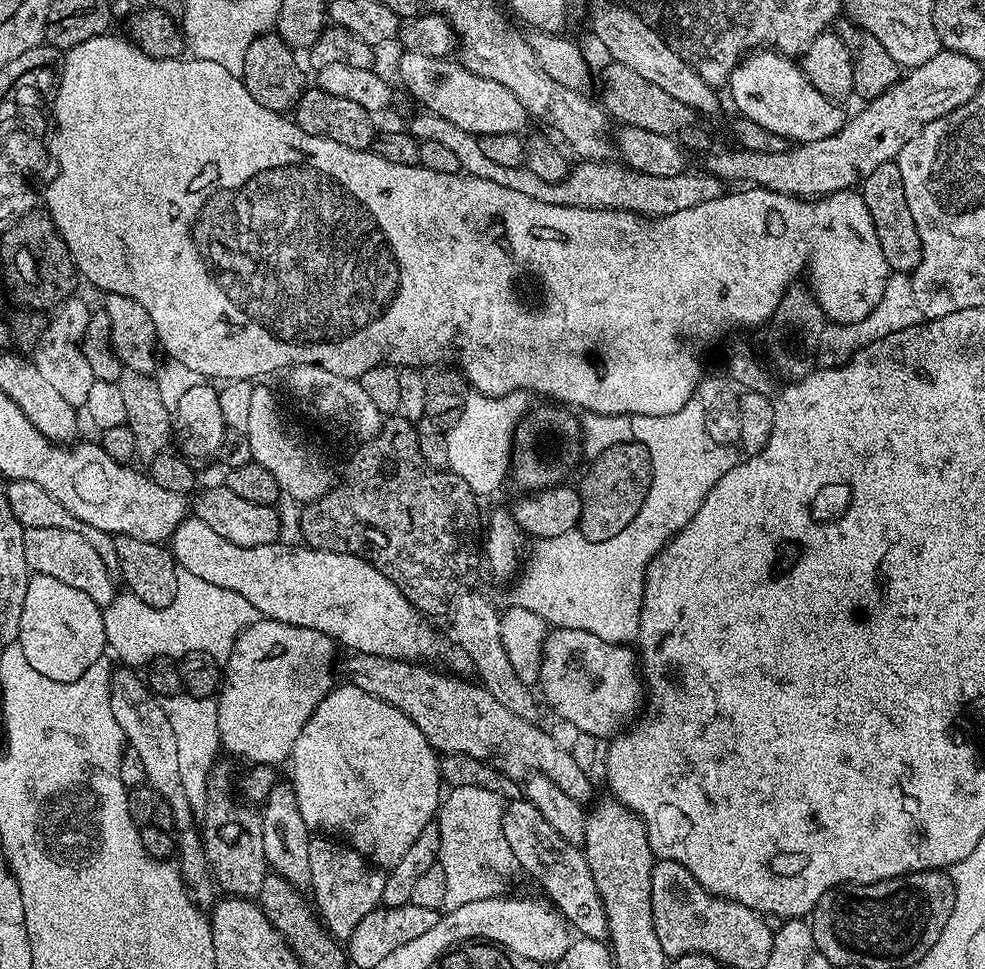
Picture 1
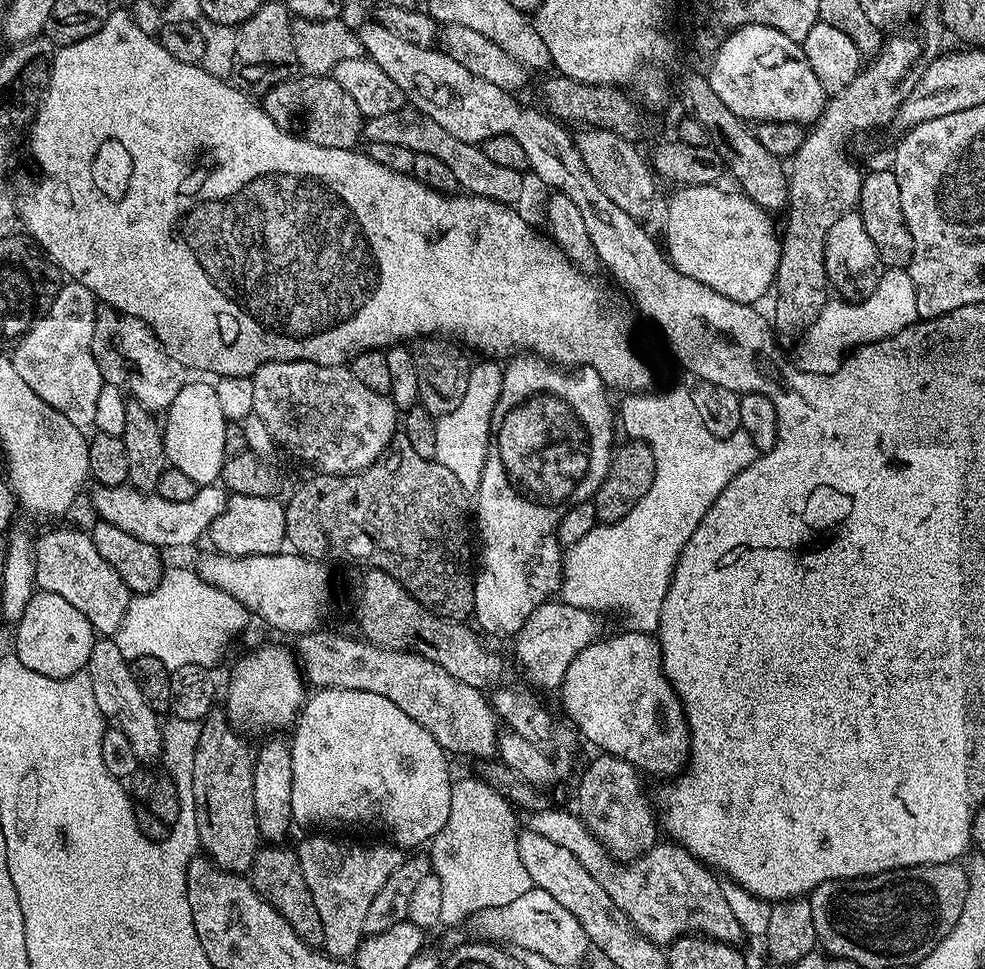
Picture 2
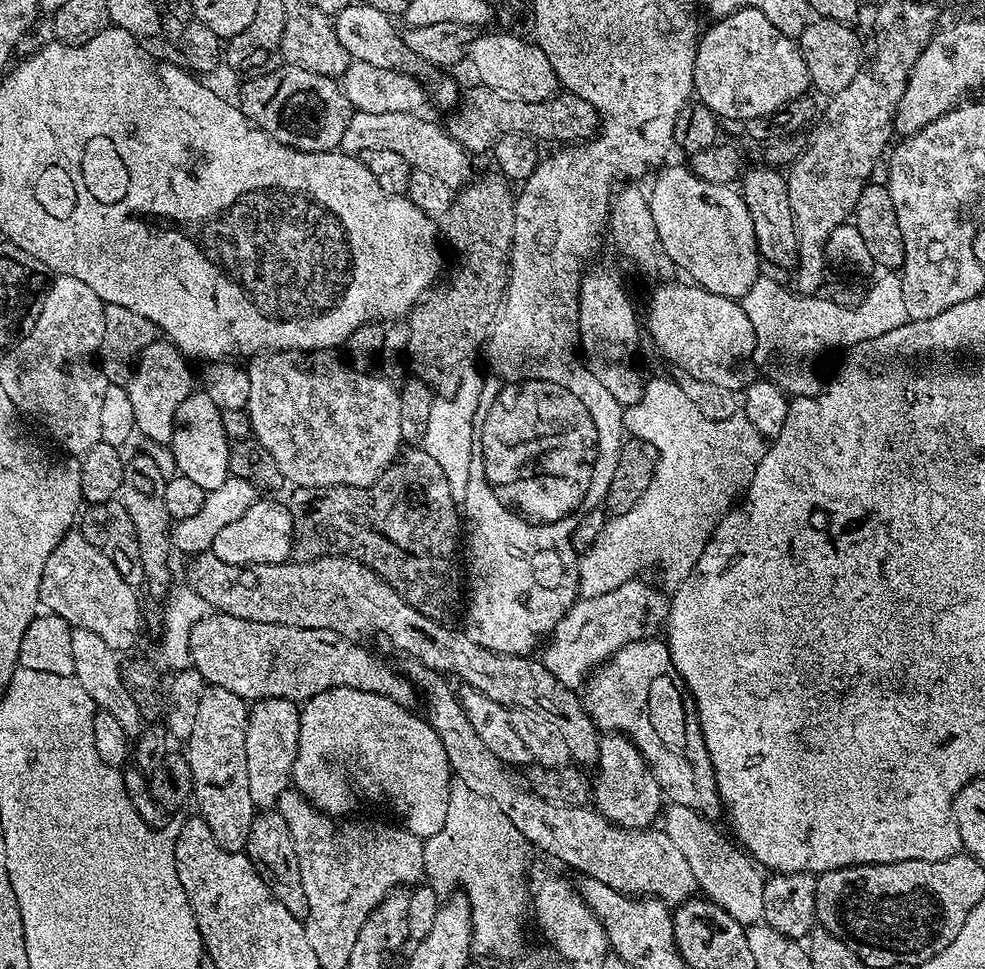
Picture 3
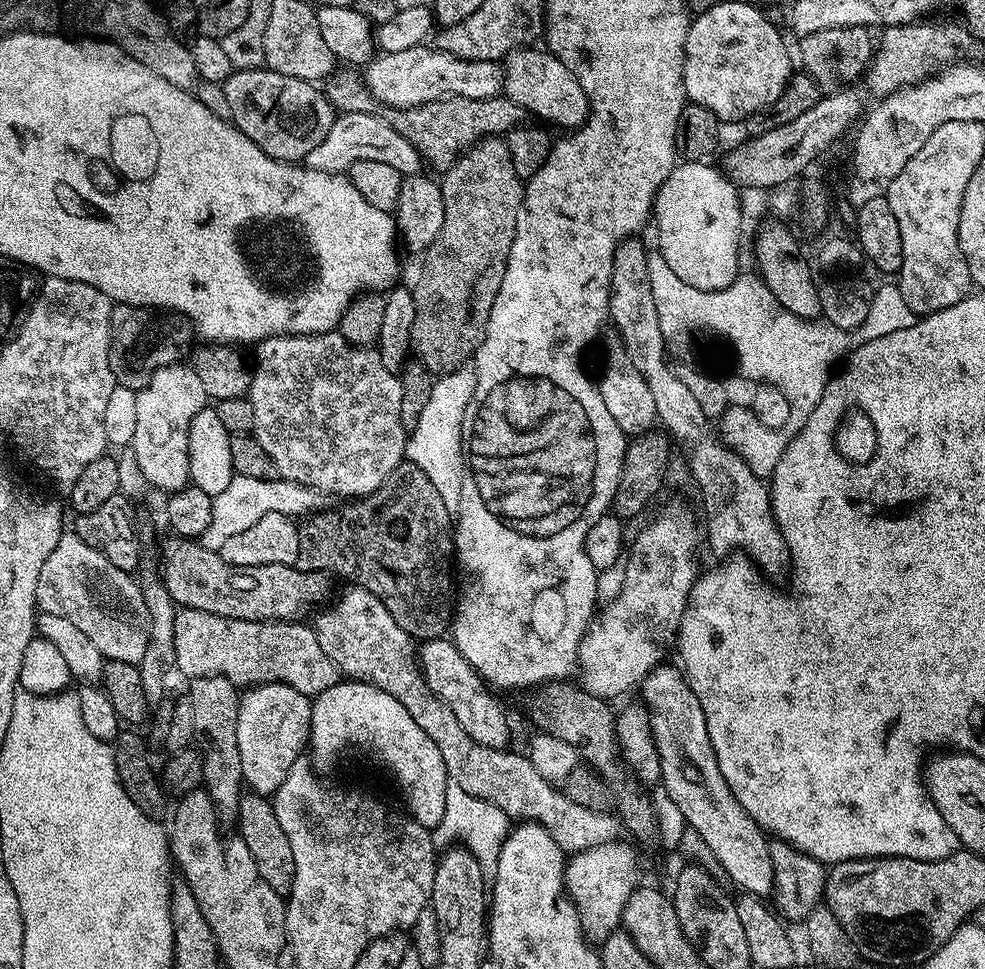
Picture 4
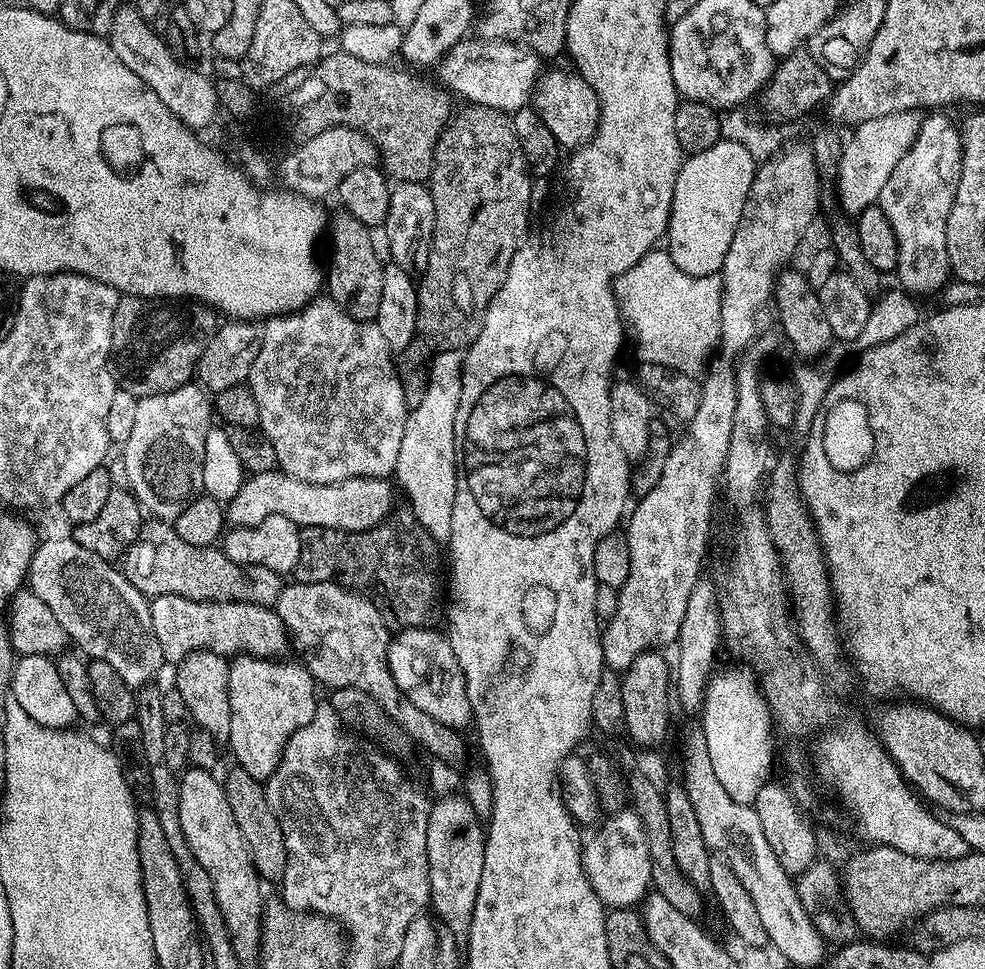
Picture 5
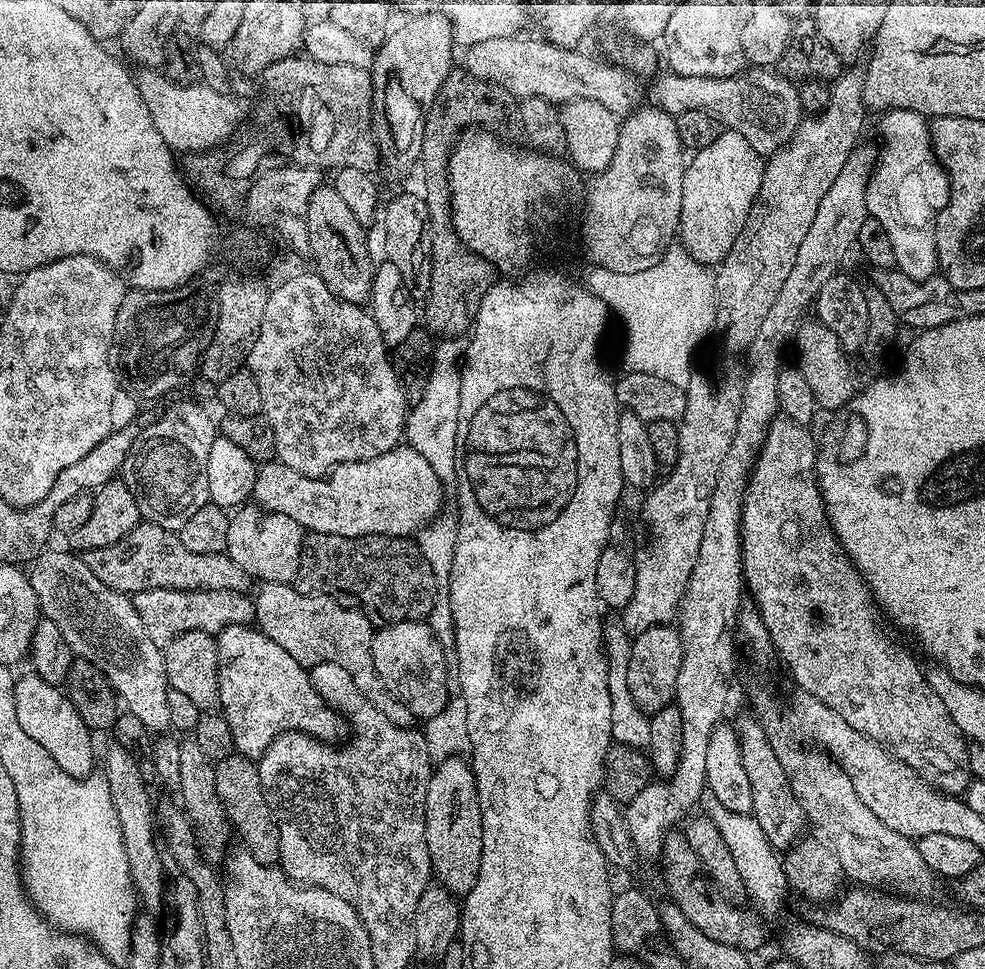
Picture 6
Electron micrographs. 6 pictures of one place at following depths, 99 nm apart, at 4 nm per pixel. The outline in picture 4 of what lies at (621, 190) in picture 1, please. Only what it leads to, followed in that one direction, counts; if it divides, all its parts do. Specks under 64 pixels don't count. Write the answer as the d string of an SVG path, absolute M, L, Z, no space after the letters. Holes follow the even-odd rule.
M340 112L334 126L330 126L330 134L310 150L307 167L323 172L347 173L354 162L386 162L386 166L394 166L401 177L415 176L421 171L422 157L405 136L397 130L391 119L383 120L370 112Z

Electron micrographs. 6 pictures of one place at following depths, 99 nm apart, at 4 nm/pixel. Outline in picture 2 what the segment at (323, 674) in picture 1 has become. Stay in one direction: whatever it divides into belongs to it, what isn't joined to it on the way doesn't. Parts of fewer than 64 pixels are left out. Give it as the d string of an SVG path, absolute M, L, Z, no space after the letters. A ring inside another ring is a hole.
M266 644L256 648L237 662L228 680L228 708L226 715L237 730L249 728L252 732L276 732L279 728L291 729L300 715L306 699L306 681L299 669L297 657L291 647L283 648L278 644Z

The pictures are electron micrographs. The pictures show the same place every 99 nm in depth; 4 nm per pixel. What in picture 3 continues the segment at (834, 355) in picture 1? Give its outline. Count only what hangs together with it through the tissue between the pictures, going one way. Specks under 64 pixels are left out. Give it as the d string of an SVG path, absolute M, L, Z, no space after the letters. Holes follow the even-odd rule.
M892 270L885 271L880 275L884 276L877 278L876 285L874 285L873 288L869 290L869 292L865 291L860 303L856 304L853 308L843 308L842 306L838 306L833 300L827 299L820 294L801 296L793 291L791 287L788 287L789 289L783 288L783 286L780 285L778 281L771 280L771 278L768 277L768 274L760 275L752 289L748 291L747 294L745 294L745 296L742 298L742 303L744 309L746 310L746 314L750 318L750 322L754 322L756 343L761 349L763 349L763 351L764 348L766 351L768 351L768 356L770 359L772 359L772 368L774 371L776 371L776 373L774 373L774 379L776 383L788 393L789 397L795 398L798 396L816 396L822 391L822 380L820 384L820 363L822 363L823 360L831 354L831 352L838 351L837 353L839 353L841 350L853 348L853 346L858 342L866 342L870 338L882 338L882 334L886 334L890 330L898 330L898 326L908 323L909 318L906 314L906 301L904 299L904 295L902 294L902 282L900 281L899 275L897 275L897 273Z

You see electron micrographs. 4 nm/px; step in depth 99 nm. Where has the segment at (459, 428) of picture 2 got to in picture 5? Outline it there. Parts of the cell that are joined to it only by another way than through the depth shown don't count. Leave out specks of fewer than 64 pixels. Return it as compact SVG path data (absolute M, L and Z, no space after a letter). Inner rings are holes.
M437 351L431 357L428 369L428 389L422 402L411 409L406 418L406 430L402 430L402 446L398 450L398 462L394 473L397 485L404 487L412 505L412 514L437 542L447 542L450 538L450 522L454 518L454 498L456 497L456 477L458 475L458 453L454 418L458 414L458 402L462 398L462 356L459 351Z

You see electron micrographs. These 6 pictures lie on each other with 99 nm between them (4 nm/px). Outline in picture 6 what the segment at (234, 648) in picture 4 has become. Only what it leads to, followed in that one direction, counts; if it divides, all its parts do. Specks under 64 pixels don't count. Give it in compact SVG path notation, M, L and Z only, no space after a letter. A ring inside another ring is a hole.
M146 590L135 593L134 603L138 610L138 618L142 618L142 626L147 630L149 638L157 642L167 642L187 632L206 632L219 634L235 624L251 625L256 618L256 606L251 595L232 590Z

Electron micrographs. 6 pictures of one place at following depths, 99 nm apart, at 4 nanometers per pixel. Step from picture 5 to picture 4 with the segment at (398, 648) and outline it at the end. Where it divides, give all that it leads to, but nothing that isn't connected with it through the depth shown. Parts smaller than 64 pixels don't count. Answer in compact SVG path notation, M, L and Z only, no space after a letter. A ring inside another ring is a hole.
M451 639L425 640L418 648L418 667L424 673L424 681L430 686L430 690L450 710L454 710L454 718L458 718L458 726L474 738L474 742L482 742L482 746L491 748L509 747L508 739L512 732L508 729L508 718L504 714L504 708L496 701L497 693L481 678L462 658L462 654L456 649Z

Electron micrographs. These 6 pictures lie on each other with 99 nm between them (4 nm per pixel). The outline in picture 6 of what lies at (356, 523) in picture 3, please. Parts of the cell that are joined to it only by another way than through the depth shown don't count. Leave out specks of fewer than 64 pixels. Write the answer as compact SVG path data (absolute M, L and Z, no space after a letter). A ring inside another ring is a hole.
M308 532L302 542L294 587L299 592L329 596L334 602L358 610L369 620L381 625L407 620L427 621L438 595L438 581L434 578L426 558L420 553L419 543L403 536L339 536Z

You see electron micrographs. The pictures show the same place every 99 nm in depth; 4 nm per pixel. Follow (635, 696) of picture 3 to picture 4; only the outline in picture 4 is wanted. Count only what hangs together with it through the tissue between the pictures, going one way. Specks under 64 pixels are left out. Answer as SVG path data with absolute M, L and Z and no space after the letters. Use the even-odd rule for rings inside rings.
M661 662L639 681L639 692L639 699L648 710L654 746L658 746L660 784L682 810L687 827L700 835L711 859L720 863L721 870L740 887L741 893L771 897L774 866L768 849L769 837L742 810L738 798L726 786L726 778L718 770L710 730L706 730L706 714L702 714L702 706L694 690L690 690L683 671Z

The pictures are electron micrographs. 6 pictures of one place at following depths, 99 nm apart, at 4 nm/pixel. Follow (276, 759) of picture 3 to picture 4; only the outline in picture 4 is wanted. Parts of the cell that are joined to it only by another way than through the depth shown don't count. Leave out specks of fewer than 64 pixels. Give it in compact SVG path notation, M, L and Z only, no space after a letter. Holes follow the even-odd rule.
M253 684L240 693L238 706L238 755L242 762L244 783L251 791L269 798L276 795L278 786L294 766L296 760L305 755L310 741L310 718L312 717L312 700L306 694L294 690L294 686L285 684Z

